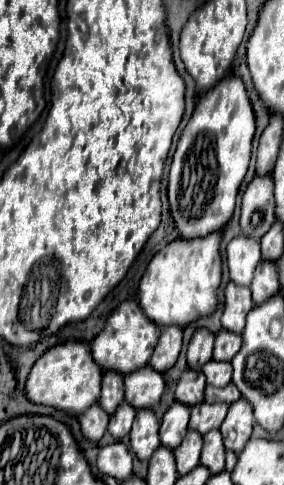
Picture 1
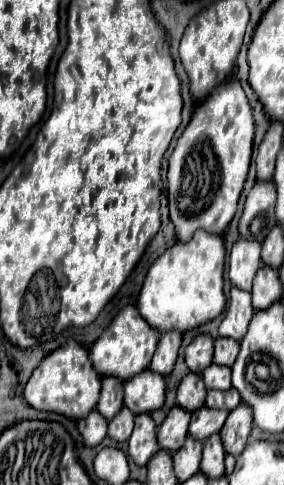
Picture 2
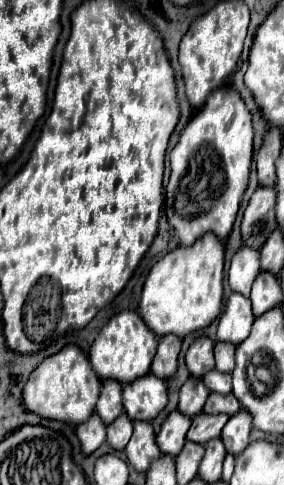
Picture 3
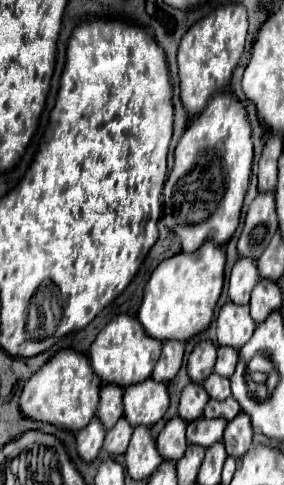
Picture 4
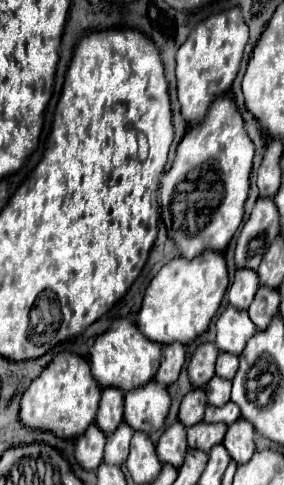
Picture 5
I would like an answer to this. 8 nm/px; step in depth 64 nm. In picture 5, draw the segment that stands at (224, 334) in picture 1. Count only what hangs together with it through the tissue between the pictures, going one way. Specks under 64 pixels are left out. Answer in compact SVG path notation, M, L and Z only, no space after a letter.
M220 352L218 362L216 362L216 374L220 378L232 380L232 376L236 374L236 368L238 368L238 356L234 356L230 352Z

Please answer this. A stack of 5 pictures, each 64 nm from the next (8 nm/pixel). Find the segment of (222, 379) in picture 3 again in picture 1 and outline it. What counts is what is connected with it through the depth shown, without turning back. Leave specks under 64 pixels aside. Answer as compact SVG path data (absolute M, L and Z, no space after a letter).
M210 360L202 368L206 376L206 384L210 386L226 386L232 380L232 364L230 362L220 362L220 360Z

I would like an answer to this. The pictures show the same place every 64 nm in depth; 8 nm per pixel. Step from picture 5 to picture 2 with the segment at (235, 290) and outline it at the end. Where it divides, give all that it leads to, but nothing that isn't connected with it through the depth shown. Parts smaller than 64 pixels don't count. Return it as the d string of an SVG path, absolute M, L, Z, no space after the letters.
M236 240L236 244L232 246L230 252L230 280L236 288L240 290L250 290L252 288L252 278L256 274L256 270L260 268L262 260L260 260L260 244L258 242L250 242L250 240Z

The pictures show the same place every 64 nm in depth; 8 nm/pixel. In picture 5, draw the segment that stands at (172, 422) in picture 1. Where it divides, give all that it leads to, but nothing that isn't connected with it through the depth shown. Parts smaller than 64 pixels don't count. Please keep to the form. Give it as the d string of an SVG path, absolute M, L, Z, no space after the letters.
M176 420L170 428L166 428L166 432L160 436L160 440L156 444L156 452L158 452L160 462L174 464L176 468L182 464L186 448L188 448L186 426L180 424L180 420Z

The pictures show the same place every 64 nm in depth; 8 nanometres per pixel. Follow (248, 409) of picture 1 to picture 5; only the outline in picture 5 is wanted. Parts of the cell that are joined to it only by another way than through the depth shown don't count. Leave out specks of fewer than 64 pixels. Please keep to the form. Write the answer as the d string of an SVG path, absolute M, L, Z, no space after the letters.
M238 418L234 424L230 424L224 438L224 446L236 464L244 464L256 450L252 424L248 424L248 420L244 418Z

